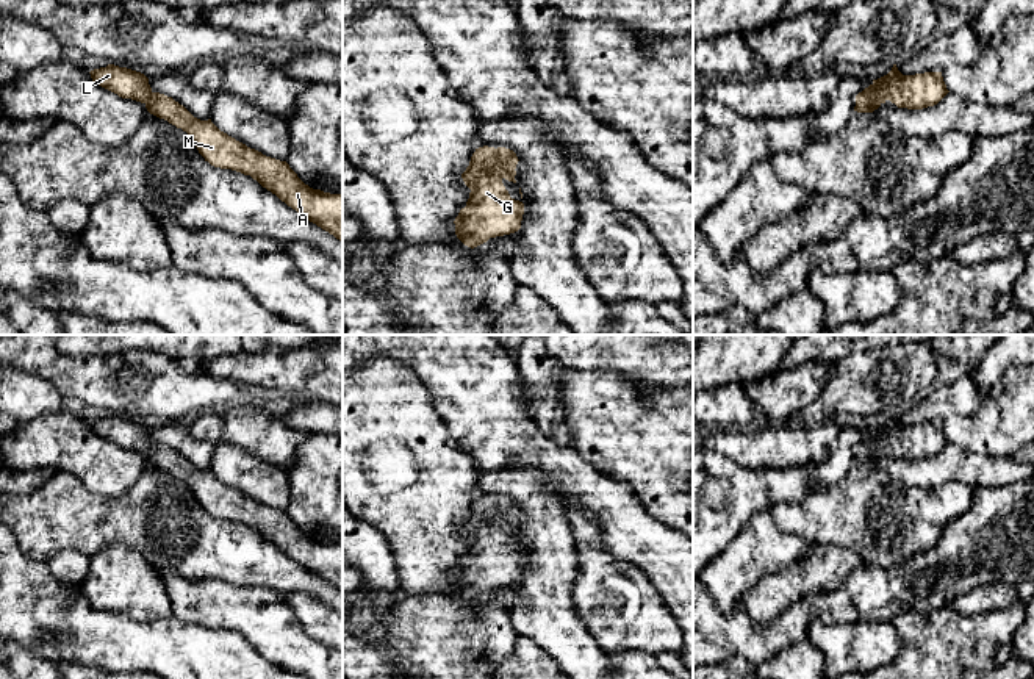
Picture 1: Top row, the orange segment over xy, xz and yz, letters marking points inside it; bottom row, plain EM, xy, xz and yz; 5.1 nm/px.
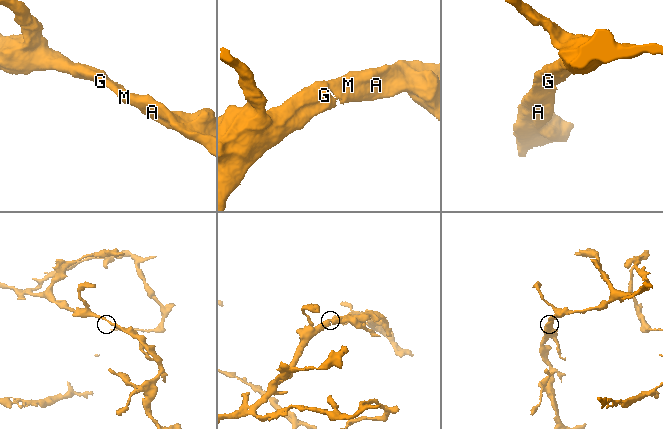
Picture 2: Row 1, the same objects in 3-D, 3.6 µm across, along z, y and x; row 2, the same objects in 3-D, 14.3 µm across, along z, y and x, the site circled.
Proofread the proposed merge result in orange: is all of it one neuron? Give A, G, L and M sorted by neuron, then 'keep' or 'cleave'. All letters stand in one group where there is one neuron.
groups A G L M; keep

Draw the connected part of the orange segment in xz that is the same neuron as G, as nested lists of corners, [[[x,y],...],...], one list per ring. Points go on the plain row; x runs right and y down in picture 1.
[[[479,498],[461,524],[471,540],[466,557],[455,568],[455,585],[474,599],[490,588],[521,579],[524,554],[510,548],[502,530],[516,534],[518,507],[505,498]]]

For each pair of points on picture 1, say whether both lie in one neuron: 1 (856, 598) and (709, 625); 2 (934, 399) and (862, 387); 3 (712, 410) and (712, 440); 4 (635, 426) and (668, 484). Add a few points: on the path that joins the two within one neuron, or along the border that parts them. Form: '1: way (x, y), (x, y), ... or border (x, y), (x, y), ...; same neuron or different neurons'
1: way (820, 607), (807, 609), (781, 632), (745, 632); same neuron
2: border (933, 388), (909, 407), (895, 413); different neurons
3: border (737, 426), (712, 427), (709, 431); different neurons
4: way (649, 440), (668, 459), (668, 470); same neuron

